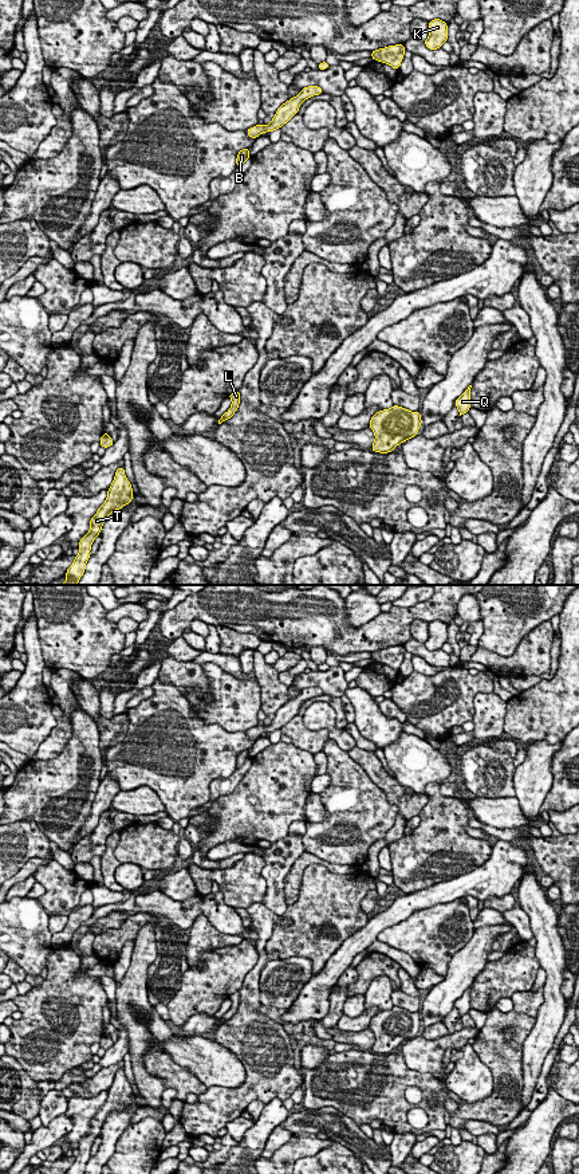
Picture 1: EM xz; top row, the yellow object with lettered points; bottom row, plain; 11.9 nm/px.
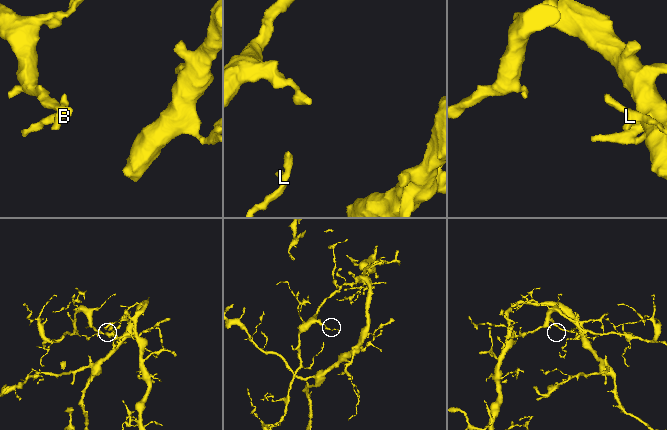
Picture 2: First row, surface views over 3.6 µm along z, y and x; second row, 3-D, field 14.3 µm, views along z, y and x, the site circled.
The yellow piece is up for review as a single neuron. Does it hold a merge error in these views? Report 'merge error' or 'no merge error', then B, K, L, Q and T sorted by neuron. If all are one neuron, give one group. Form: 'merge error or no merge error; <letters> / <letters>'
no merge error; B K L Q T

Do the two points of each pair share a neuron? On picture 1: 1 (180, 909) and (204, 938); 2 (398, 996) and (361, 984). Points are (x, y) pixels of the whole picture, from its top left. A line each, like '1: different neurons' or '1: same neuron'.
1: different neurons
2: different neurons

